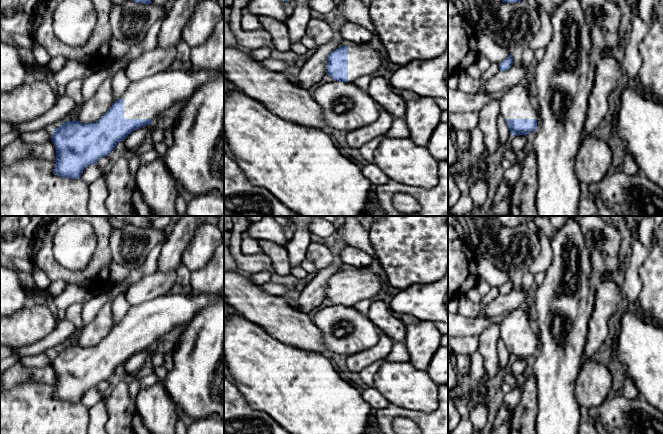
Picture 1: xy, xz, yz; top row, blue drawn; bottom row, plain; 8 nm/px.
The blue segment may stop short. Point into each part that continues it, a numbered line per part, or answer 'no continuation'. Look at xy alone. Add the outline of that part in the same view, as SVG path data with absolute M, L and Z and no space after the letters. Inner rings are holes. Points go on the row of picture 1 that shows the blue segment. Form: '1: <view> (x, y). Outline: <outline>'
1: xy (147, 98). Outline: M224 64L213 70L186 70L175 66L148 78L130 82L124 100L125 119L153 120L176 104L184 104L207 82L224 74Z

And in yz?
1: yz (515, 104). Outline: M524 86L509 87L500 101L500 114L504 119L538 119L538 113L529 101L529 93Z

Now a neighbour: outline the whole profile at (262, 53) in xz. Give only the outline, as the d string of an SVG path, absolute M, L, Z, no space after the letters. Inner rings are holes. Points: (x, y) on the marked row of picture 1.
M261 47L258 49L251 50L251 56L257 61L262 61L264 59L270 58L271 49L269 47Z

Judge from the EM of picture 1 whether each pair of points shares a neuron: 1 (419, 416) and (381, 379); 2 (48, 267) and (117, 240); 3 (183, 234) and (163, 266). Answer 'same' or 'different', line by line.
1: different
2: different
3: same

